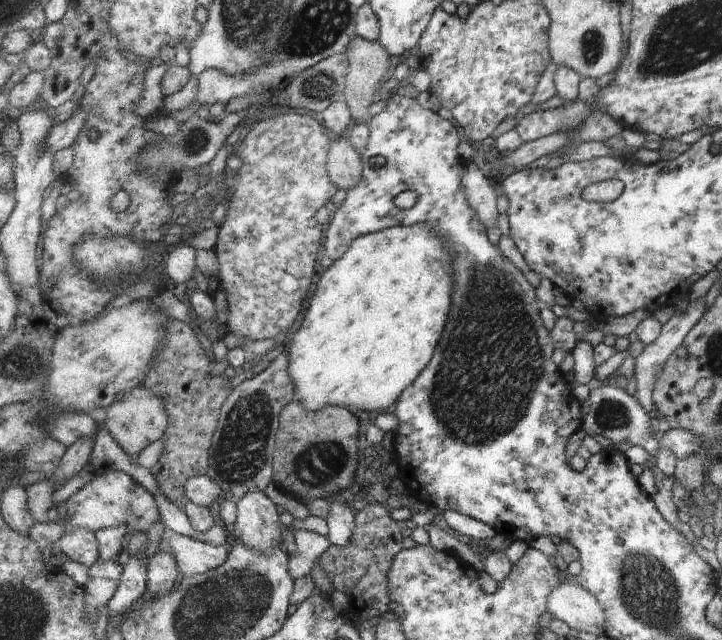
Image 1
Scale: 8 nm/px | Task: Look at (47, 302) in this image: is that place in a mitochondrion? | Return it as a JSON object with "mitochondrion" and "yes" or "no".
{"mitochondrion":"no"}

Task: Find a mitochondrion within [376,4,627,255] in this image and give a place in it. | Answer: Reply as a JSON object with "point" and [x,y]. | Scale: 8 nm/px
{"point":[590,46]}

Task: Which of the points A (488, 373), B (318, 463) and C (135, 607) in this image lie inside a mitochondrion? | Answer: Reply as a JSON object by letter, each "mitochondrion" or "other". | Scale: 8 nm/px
{"A":"mitochondrion","B":"mitochondrion","C":"other"}

